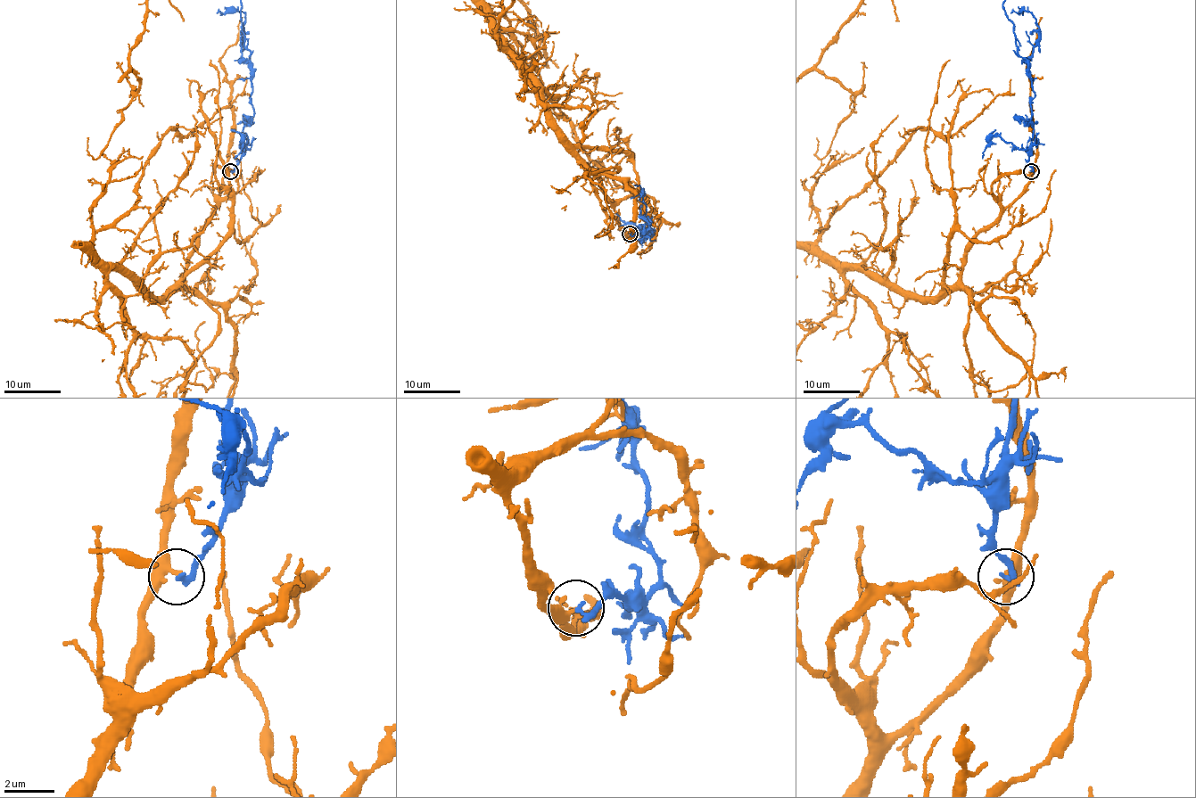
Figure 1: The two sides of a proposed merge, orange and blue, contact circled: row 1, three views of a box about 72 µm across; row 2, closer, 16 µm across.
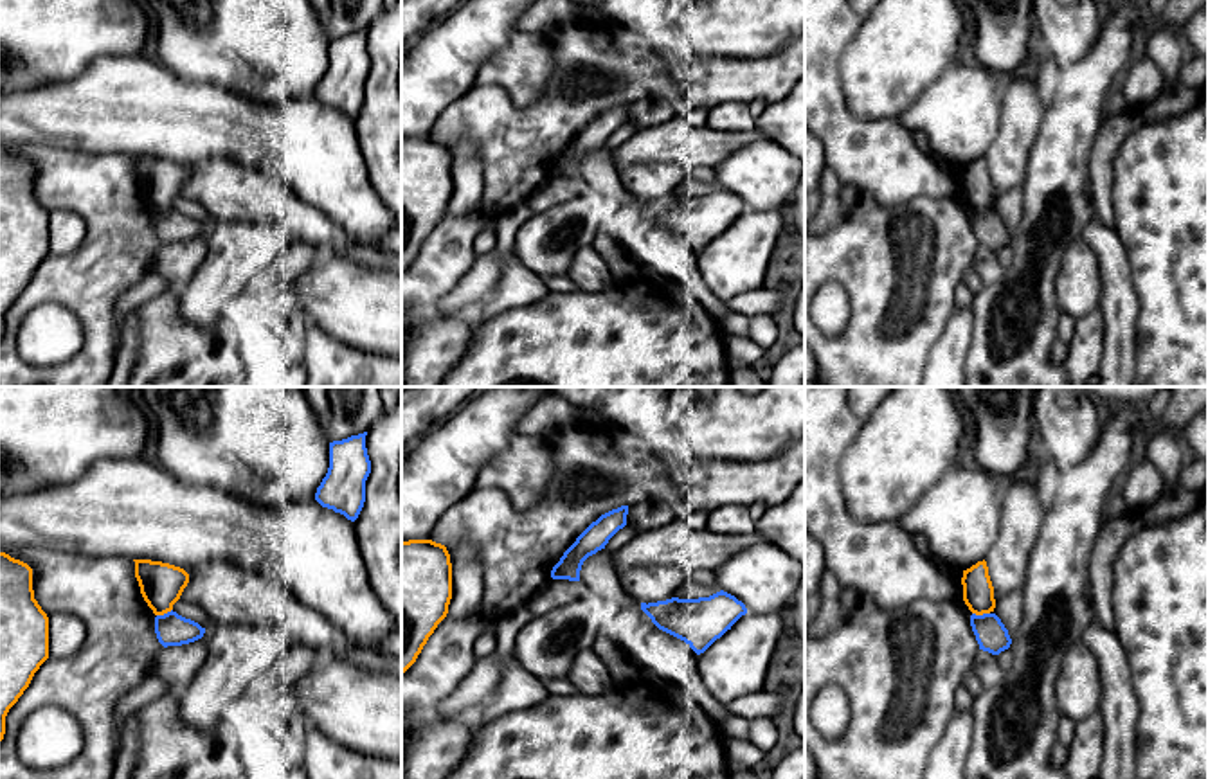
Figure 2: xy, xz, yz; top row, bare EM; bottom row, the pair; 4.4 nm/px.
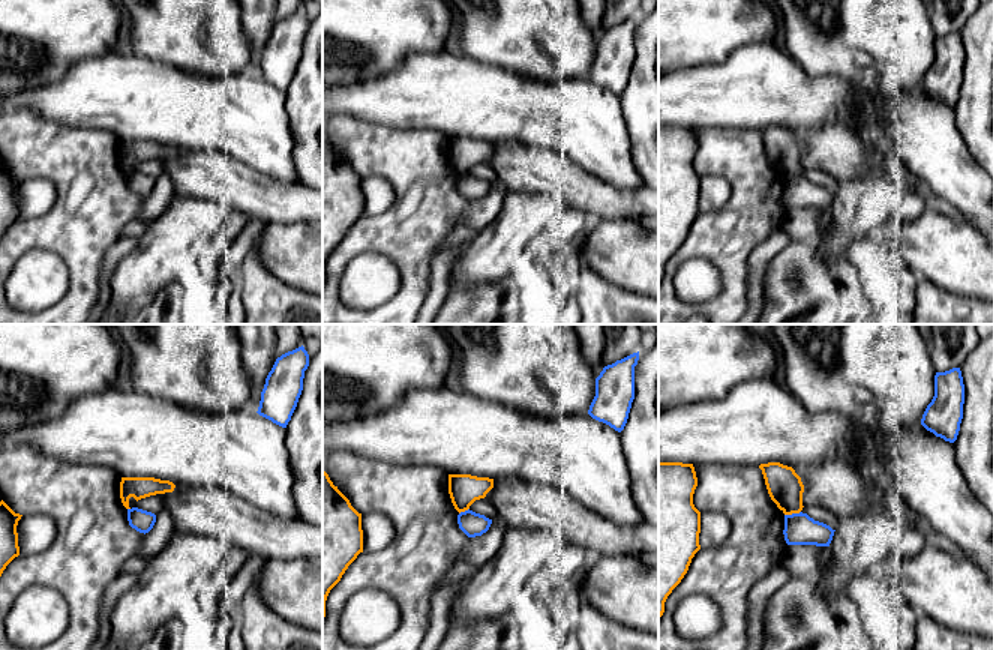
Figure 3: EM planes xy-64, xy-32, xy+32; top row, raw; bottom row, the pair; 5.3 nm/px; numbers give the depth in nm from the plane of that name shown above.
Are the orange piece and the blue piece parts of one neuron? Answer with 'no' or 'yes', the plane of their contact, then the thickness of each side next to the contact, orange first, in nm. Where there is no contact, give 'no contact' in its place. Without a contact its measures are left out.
no | yz | 140/140 nm

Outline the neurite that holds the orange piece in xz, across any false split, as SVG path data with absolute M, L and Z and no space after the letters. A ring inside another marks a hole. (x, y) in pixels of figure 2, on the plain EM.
M432 137L401 139L401 270L421 250L428 234L446 214L452 196L452 160L445 142Z

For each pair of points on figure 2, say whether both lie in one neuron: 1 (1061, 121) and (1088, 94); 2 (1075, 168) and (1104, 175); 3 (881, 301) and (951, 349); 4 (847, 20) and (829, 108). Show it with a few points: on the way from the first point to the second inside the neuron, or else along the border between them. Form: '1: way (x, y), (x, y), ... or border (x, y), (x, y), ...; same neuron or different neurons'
1: way (1068, 114), (1081, 101); same neuron
2: border (1100, 130), (1091, 153), (1091, 186), (1088, 191); different neurons
3: border (956, 306), (924, 367); different neurons
4: way (825, 42), (825, 87); same neuron

